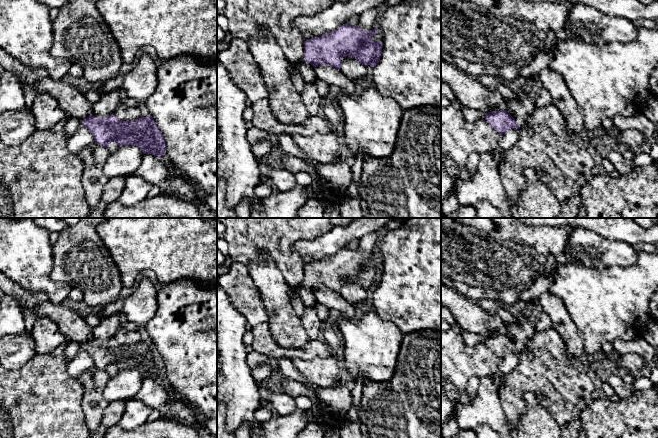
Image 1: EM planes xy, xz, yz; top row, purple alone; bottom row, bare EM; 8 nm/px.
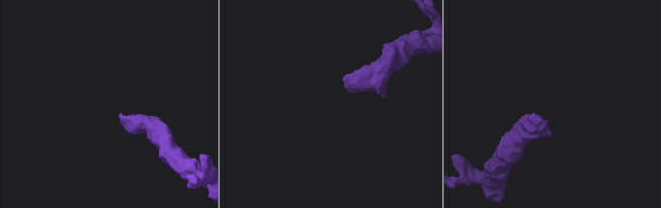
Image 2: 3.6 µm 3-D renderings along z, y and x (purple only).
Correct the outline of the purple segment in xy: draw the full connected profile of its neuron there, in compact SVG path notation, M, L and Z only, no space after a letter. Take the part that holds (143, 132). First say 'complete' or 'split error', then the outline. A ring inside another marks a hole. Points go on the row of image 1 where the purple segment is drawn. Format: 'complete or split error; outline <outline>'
split error; outline M50 76L34 83L19 82L22 86L32 85L37 94L46 93L54 97L67 117L79 119L92 133L95 143L108 147L110 142L116 141L119 147L135 145L144 154L164 156L164 137L151 115L132 121L120 120L114 113L97 118L91 114L92 104L85 94L70 83L55 80Z

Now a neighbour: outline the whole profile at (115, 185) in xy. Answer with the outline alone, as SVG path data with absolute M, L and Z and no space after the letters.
M122 176L108 178L104 188L102 200L107 204L117 202L120 194L125 187L126 178Z

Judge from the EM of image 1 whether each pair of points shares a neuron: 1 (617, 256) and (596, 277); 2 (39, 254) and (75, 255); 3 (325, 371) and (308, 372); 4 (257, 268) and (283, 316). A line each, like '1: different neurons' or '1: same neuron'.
1: different neurons
2: different neurons
3: same neuron
4: same neuron

